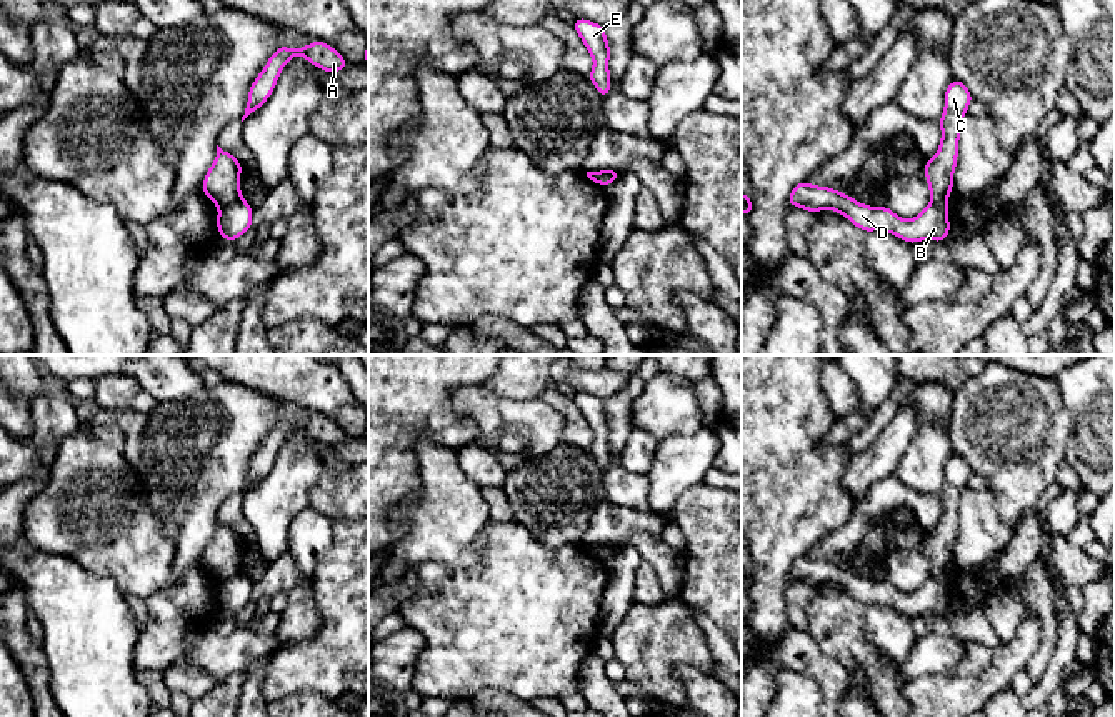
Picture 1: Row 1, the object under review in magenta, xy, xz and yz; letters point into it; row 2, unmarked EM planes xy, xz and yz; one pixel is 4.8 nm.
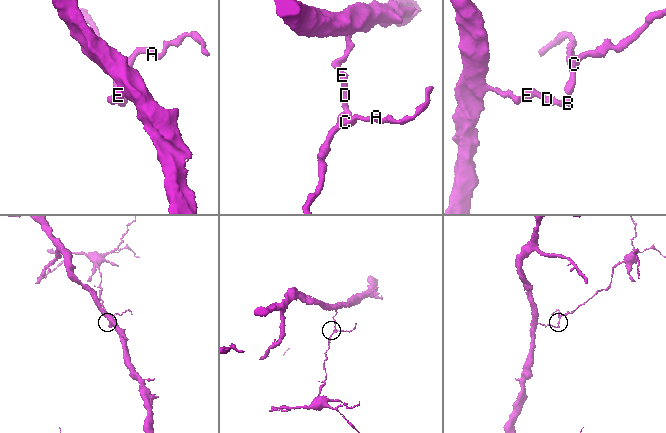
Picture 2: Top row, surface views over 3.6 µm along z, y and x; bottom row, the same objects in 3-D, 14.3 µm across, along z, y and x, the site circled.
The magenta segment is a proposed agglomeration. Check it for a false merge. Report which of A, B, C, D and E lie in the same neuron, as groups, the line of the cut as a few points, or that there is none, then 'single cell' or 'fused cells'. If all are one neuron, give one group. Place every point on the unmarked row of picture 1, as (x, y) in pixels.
groups A C / B D E; cut xy (240, 569), (219, 581); fused cells

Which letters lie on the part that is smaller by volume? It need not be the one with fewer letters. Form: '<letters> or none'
A, C

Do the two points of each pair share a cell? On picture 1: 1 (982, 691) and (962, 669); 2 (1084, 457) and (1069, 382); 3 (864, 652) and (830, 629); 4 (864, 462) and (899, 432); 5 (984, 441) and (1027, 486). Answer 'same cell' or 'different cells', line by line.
1: different cells
2: same cell
3: same cell
4: same cell
5: same cell

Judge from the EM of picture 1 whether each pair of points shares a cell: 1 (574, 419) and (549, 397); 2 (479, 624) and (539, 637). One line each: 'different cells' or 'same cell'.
1: same cell
2: same cell

